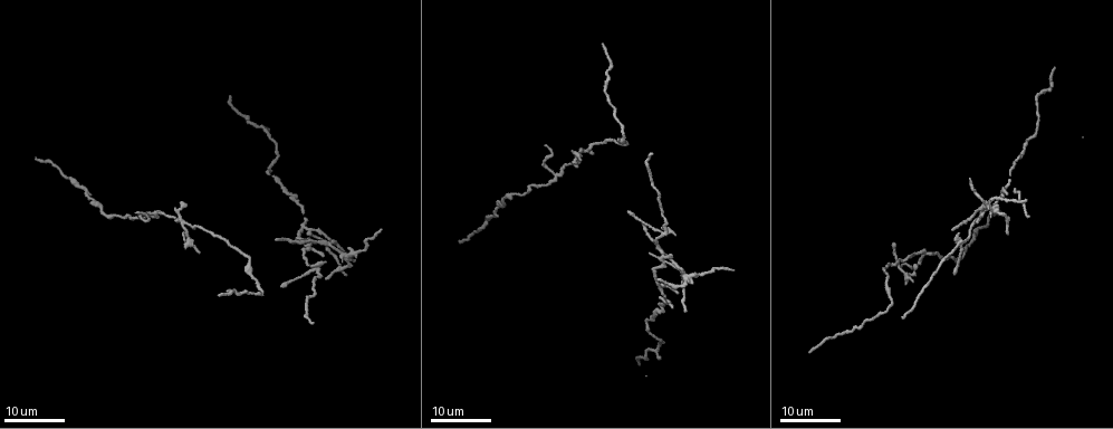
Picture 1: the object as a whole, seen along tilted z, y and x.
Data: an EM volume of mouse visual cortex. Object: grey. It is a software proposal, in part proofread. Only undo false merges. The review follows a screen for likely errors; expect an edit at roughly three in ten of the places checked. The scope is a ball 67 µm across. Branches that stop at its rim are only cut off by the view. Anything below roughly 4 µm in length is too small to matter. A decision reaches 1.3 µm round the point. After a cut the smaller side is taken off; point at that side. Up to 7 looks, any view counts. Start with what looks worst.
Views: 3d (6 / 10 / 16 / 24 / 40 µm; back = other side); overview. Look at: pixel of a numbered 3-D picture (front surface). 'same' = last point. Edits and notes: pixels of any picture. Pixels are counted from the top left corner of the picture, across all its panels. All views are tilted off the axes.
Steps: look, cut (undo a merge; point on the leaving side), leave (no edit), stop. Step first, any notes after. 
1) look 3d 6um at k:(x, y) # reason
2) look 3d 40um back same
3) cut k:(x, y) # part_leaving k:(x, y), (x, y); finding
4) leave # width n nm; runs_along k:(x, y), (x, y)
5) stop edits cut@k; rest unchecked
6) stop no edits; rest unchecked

look 3d 24um at 1:(181, 221) # looks like a crossing

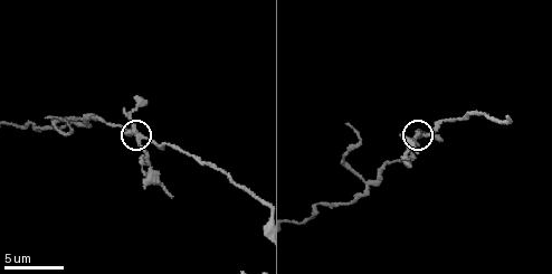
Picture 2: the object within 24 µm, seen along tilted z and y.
look 3d 6um at 2:(138, 138)

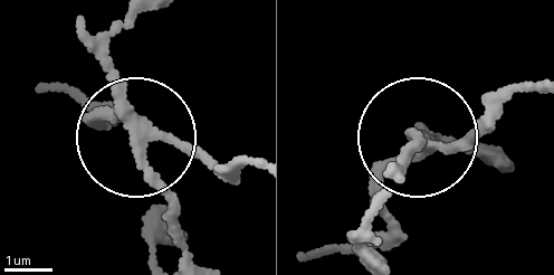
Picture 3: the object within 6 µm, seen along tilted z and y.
cut 3:(161, 193) # width 200 nm; two neurons meet here

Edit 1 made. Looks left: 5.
look 3d 16um at 1:(982, 211) # two arms at a narrow angle

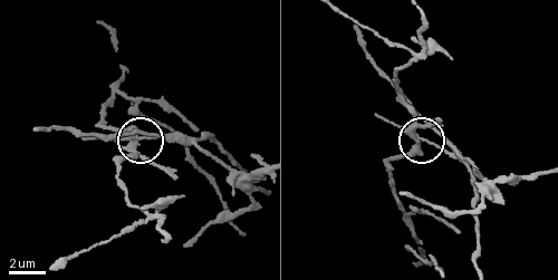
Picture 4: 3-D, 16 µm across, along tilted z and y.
look 3d 6um at 4:(135, 138)

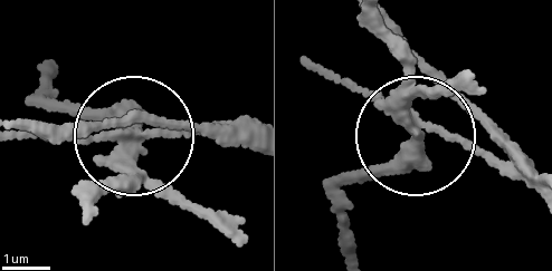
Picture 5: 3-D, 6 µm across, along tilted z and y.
cut 5:(178, 192) # width 260 nm; part_leaving 5:(122, 152), (155, 133), (255, 128); a second neuron is stuck on

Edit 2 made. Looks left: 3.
look 3d 16um at 1:(963, 241) # four or more arms meet

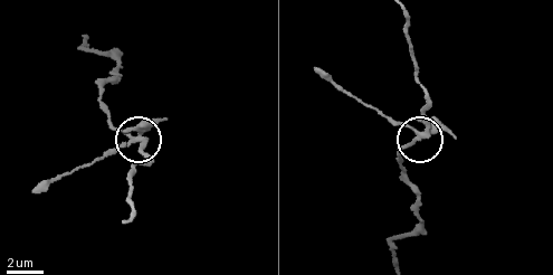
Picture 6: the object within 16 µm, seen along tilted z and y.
look 3d 6um at 6:(415, 134) # zoom in

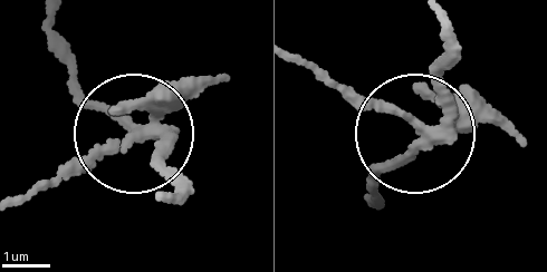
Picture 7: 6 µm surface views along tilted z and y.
cut 7:(189, 79) # arms 5; part_leaving 7:(140, 133), (19, 197); a second neuron is stuck on

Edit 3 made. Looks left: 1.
stop edits cut@3, cut@5, cut@7; rest unchecked

